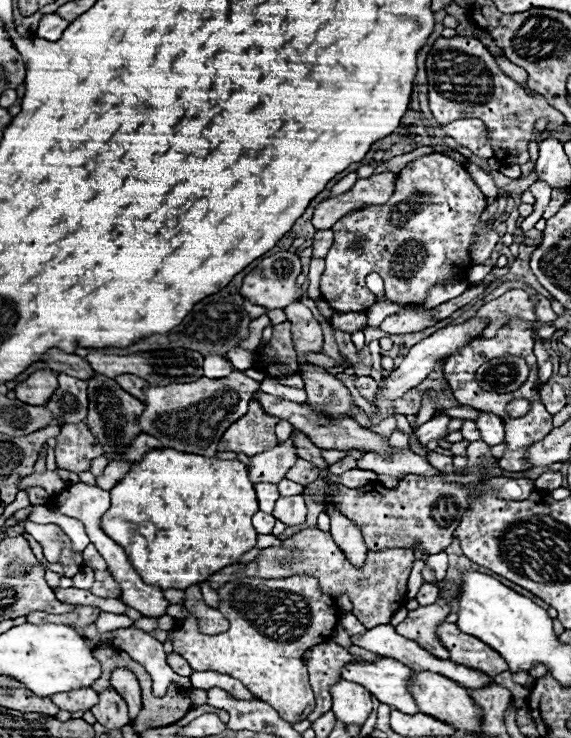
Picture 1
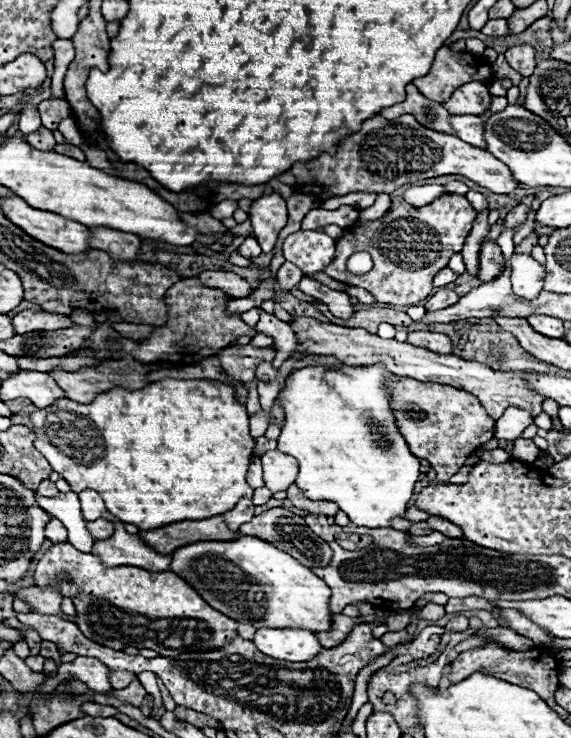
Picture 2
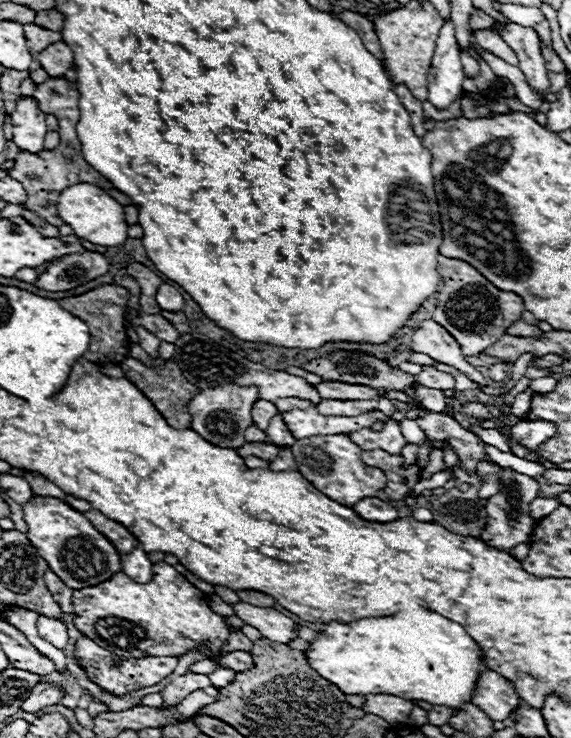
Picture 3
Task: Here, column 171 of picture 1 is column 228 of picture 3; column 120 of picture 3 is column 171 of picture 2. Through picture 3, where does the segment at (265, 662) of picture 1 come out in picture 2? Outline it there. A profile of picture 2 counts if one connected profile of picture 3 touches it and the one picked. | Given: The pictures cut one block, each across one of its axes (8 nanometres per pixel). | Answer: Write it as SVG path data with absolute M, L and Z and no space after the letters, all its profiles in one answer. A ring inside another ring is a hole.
M68 542L54 544L52 550L44 552L42 560L34 568L34 580L36 586L56 586L58 590L62 590L64 596L70 596L76 606L74 624L82 630L82 634L88 640L112 650L124 650L128 646L134 646L156 650L160 656L178 656L182 652L216 650L238 636L238 622L208 606L200 598L200 594L174 572L156 574L136 566L108 568L100 562L100 558L92 554L82 554Z

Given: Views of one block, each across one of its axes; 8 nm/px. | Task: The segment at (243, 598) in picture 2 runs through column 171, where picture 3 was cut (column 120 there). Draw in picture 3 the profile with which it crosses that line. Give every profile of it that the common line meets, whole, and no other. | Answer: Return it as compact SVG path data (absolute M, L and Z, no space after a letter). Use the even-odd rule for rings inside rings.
M36 496L30 502L22 504L22 510L24 520L28 524L28 540L38 550L38 554L48 562L50 570L66 586L76 590L84 586L96 586L112 578L114 572L122 570L120 554L110 544L110 540L100 536L98 530L90 524L90 520L86 520L84 514L80 514L66 502L50 496Z

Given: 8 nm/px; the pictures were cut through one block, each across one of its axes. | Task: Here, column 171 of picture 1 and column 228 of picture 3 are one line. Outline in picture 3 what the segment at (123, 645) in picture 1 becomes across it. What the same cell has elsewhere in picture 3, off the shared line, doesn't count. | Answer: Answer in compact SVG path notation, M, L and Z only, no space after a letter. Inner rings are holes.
M216 668L212 674L208 674L208 678L210 678L214 688L226 688L228 684L234 682L236 672L230 670L230 668Z

